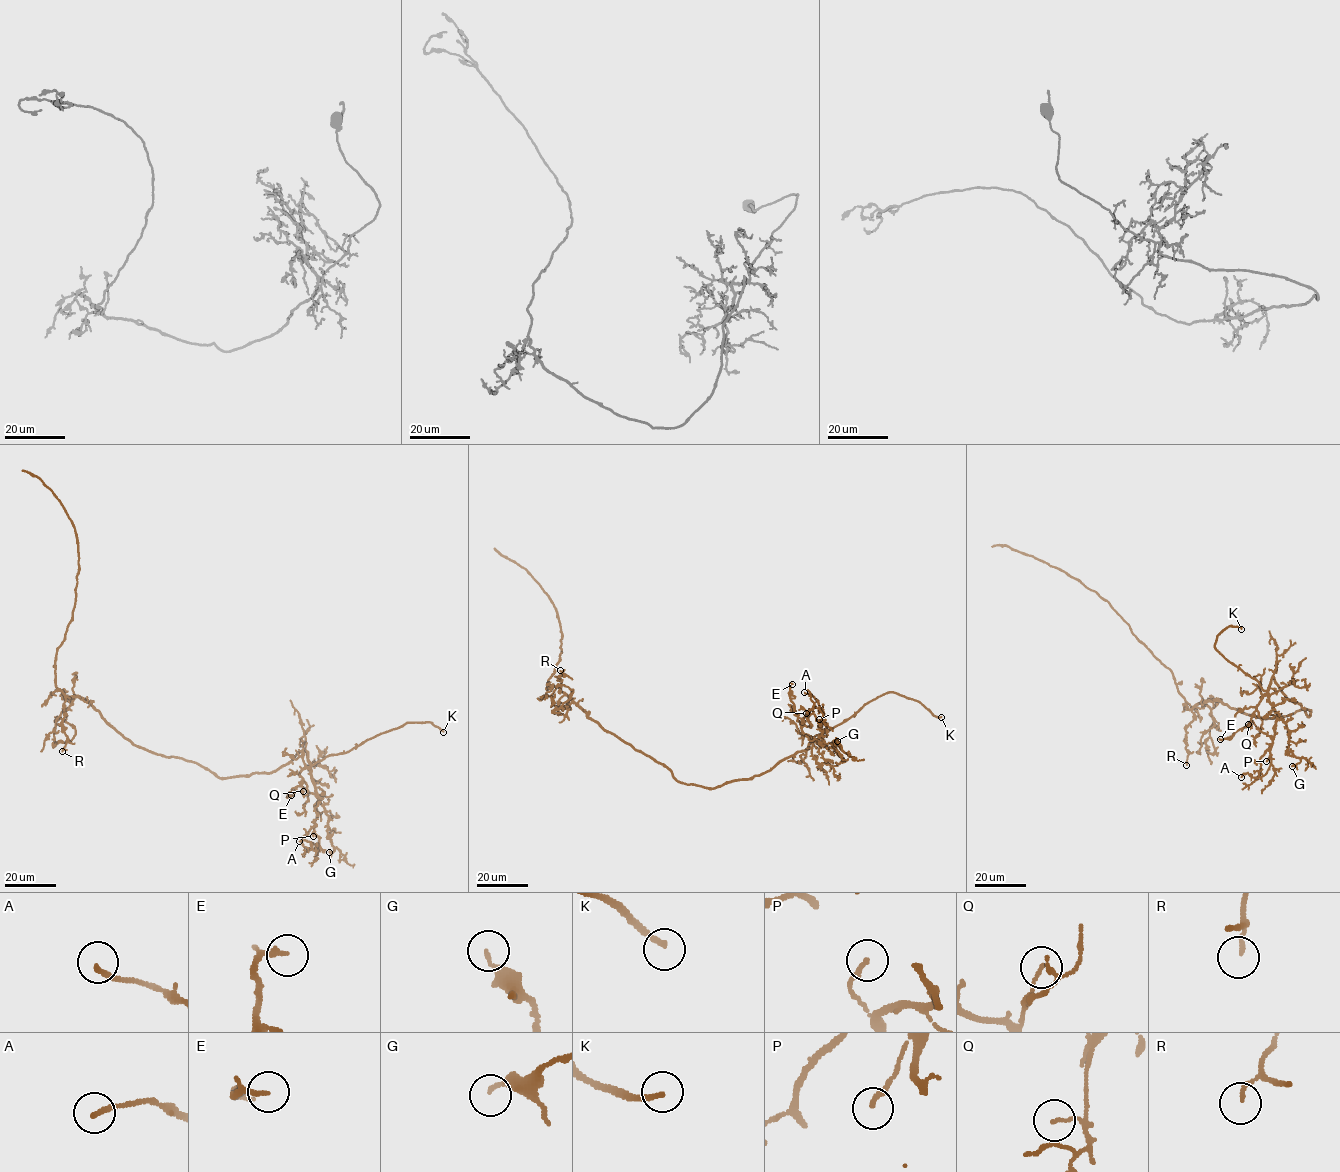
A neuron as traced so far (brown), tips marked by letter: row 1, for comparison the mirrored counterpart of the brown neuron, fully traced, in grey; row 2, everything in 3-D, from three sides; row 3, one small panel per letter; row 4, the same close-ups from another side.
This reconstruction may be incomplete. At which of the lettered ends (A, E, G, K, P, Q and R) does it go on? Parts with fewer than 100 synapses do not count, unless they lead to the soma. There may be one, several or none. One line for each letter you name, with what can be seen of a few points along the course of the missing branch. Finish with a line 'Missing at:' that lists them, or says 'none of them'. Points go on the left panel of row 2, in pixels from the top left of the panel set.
Missing at: K

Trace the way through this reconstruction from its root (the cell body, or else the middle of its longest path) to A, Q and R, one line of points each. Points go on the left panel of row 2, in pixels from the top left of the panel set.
A: (128, 739), (169, 758), (195, 761), (221, 778), (276, 771), (304, 751), (320, 797), (317, 850), (299, 841)
Q: (128, 739), (169, 758), (195, 761), (221, 778), (276, 771), (304, 751), (309, 767), (300, 773), (303, 791)
R: (128, 739), (110, 726), (90, 702), (70, 696), (64, 703), (62, 729), (67, 741), (62, 751)

